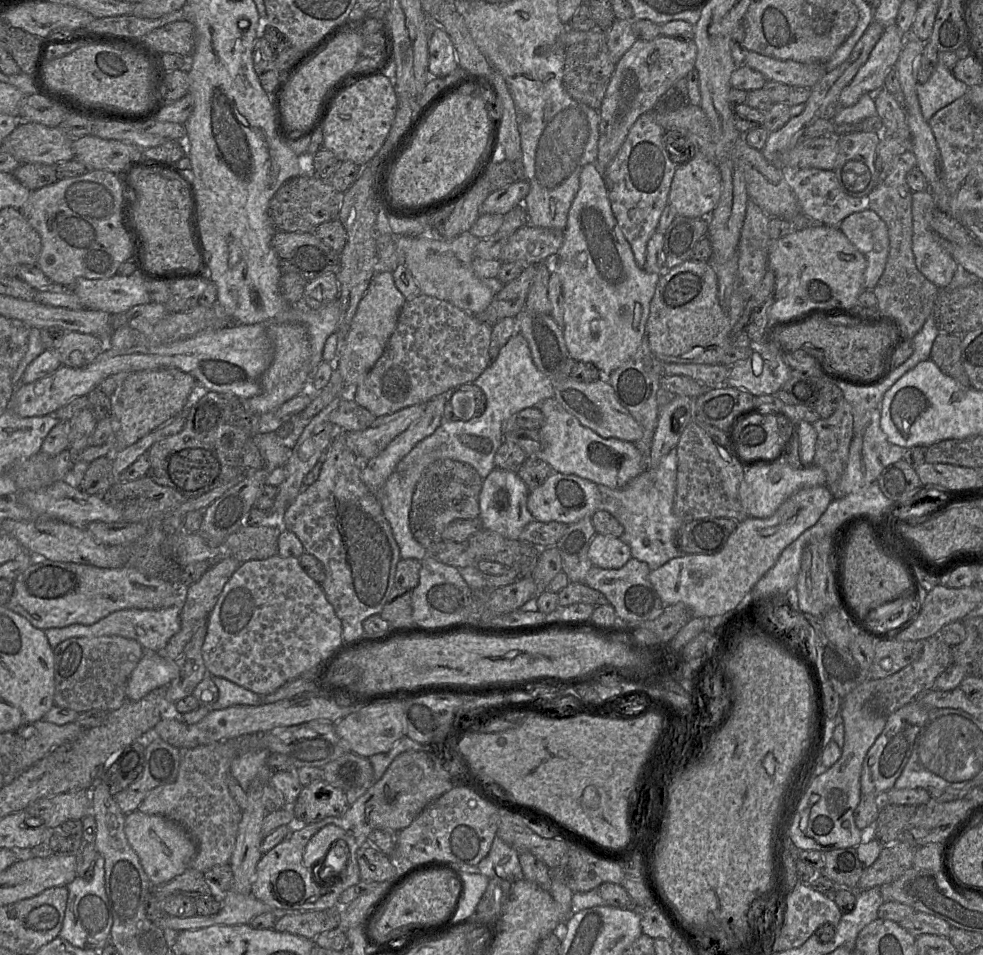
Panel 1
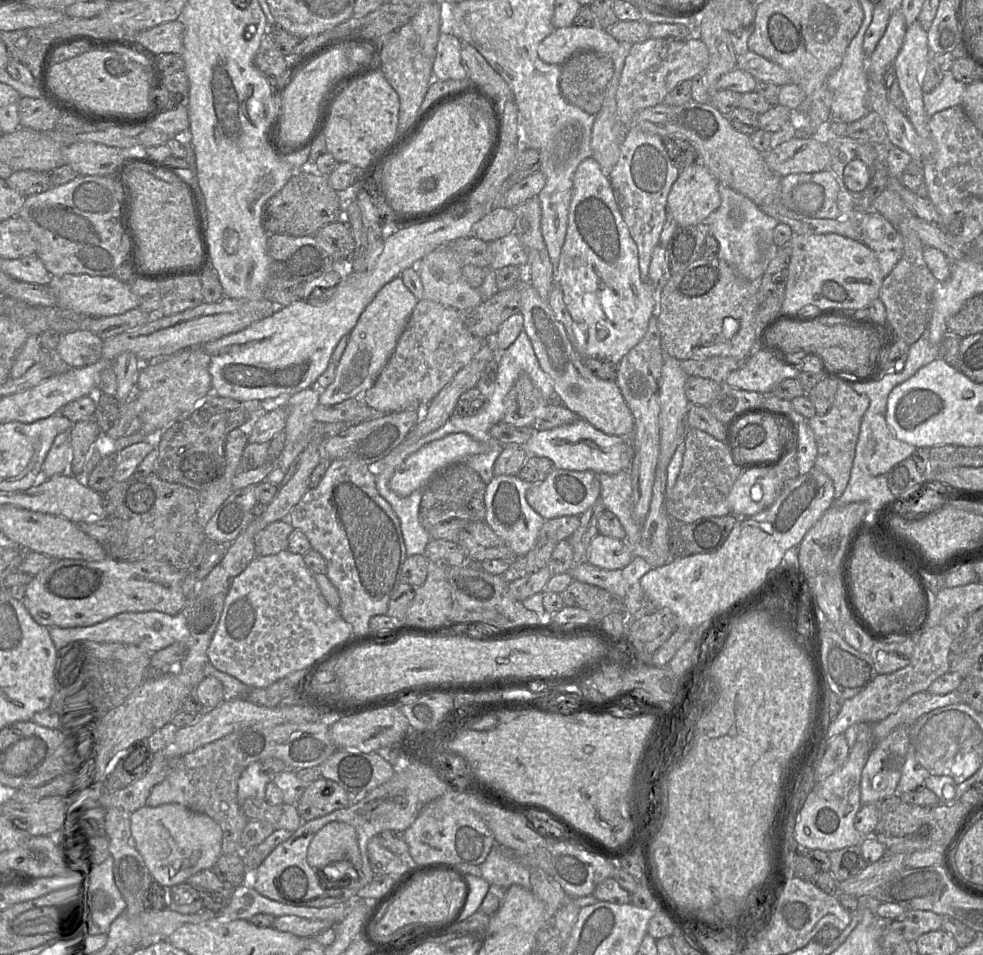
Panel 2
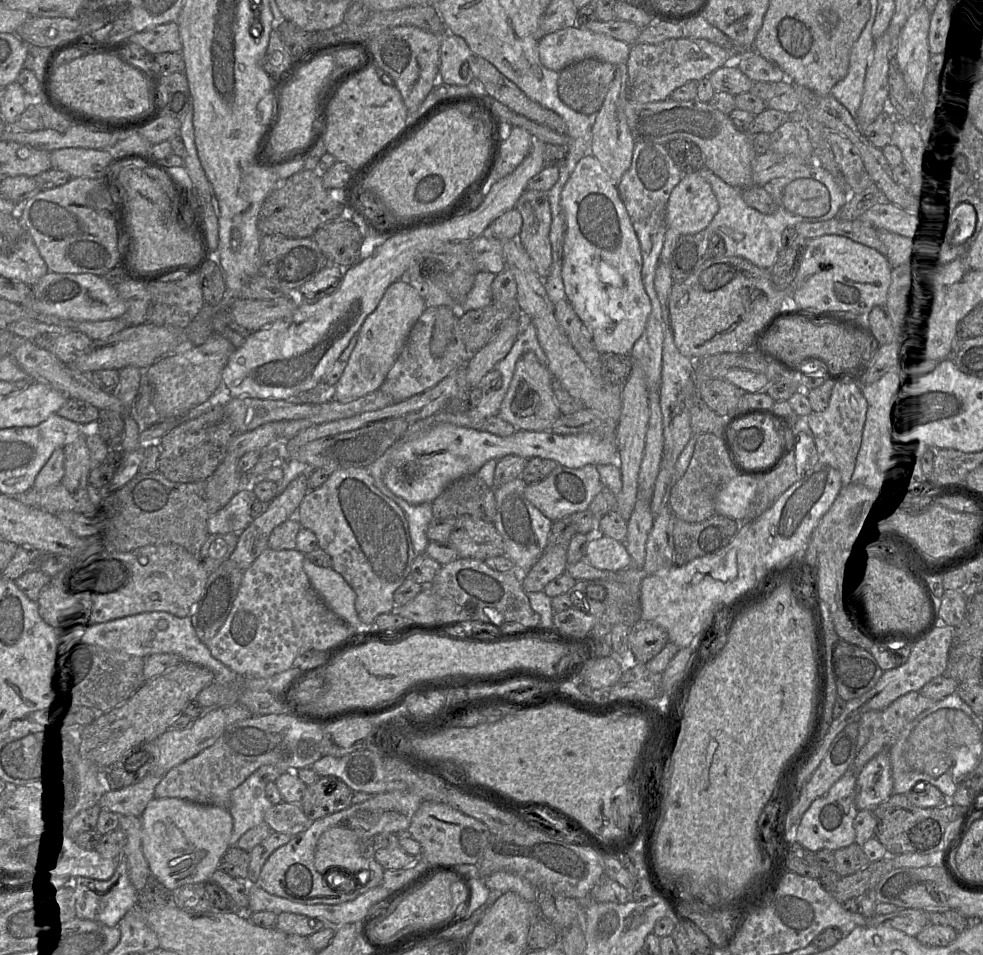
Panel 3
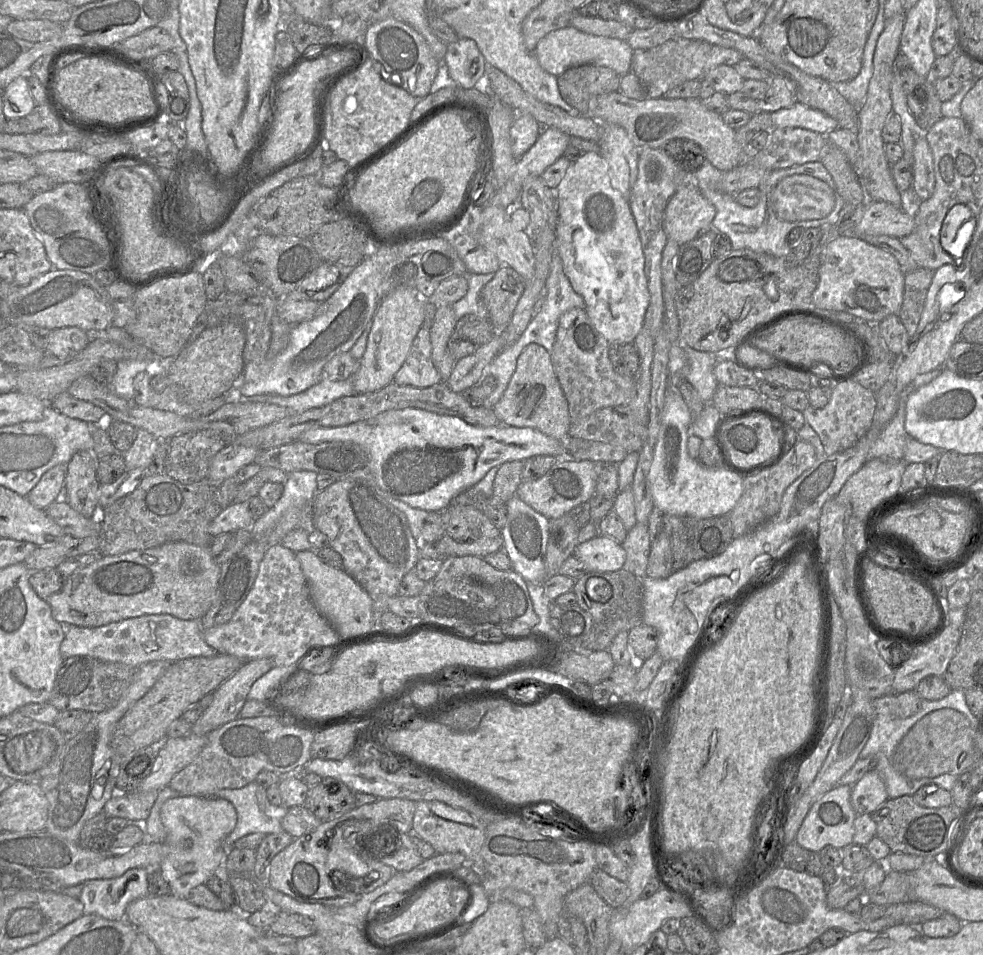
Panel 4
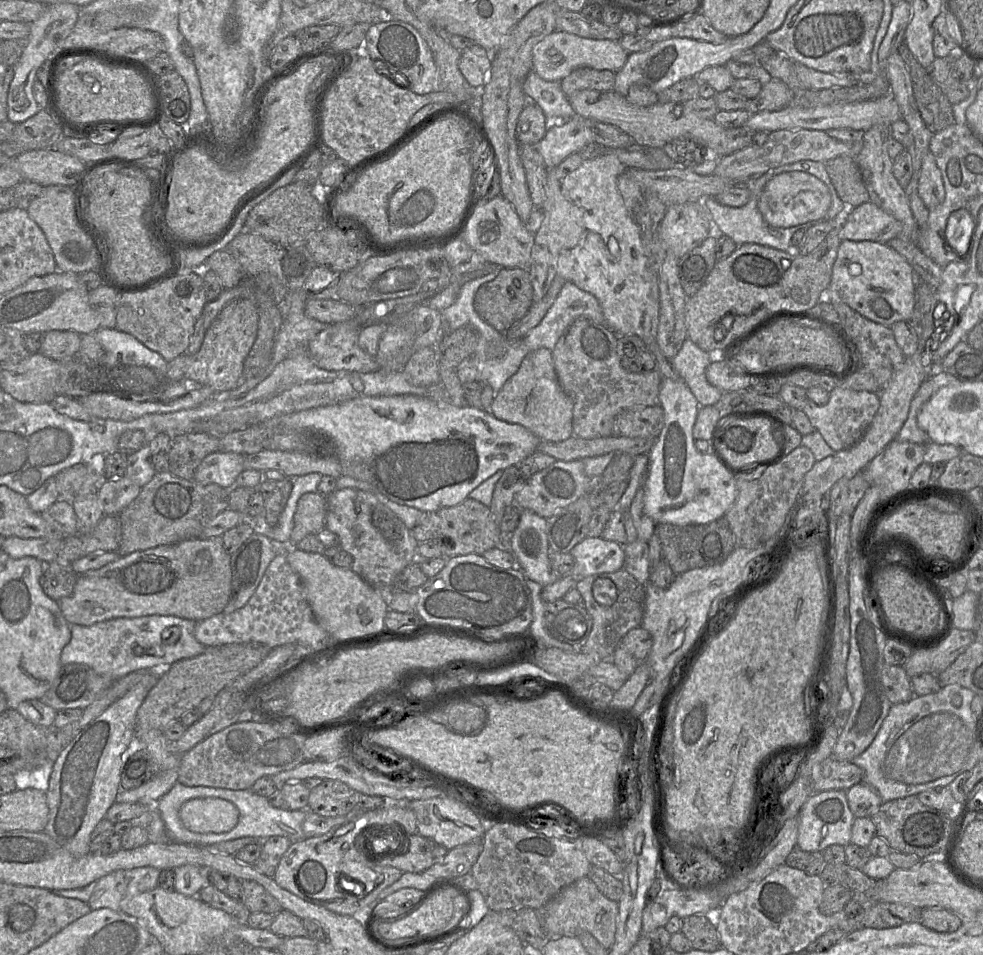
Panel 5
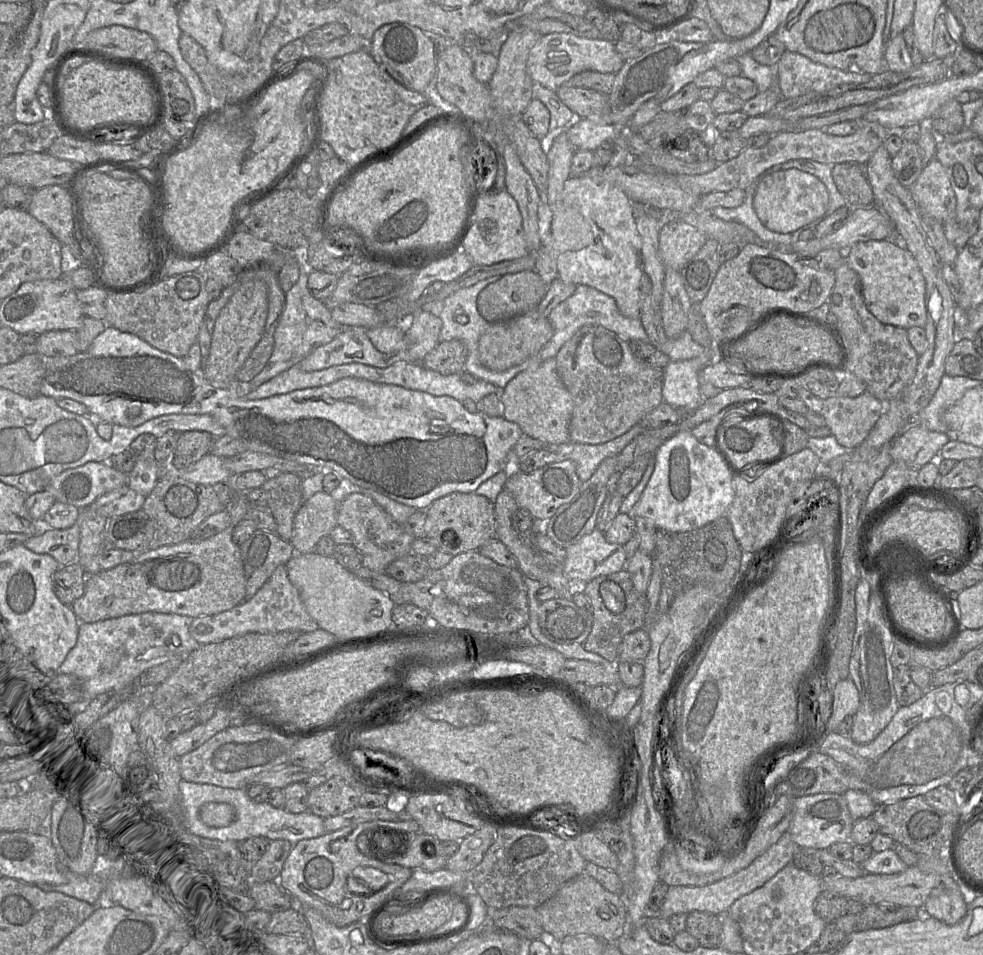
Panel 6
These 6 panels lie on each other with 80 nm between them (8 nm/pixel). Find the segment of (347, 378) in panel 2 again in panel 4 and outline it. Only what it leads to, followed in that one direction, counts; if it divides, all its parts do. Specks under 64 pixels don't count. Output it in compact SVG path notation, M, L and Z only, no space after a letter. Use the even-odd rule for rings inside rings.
M399 288L383 297L370 324L365 352L359 359L357 370L350 376L356 395L374 392L393 381L395 374L405 362L412 343L424 323L425 302L426 300L421 297L416 288Z

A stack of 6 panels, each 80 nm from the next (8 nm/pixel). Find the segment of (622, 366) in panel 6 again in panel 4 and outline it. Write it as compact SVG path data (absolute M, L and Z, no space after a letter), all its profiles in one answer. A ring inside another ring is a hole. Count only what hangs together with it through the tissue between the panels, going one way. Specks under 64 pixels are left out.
M574 308L560 317L551 358L568 402L571 423L604 408L628 405L634 397L634 378L622 377L615 372L609 359L610 347L610 343L595 328L584 309Z

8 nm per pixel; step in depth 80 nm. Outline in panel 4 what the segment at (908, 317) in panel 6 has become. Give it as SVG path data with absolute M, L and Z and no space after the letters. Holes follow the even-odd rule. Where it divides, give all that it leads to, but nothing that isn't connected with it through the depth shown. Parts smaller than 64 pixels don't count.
M839 236L822 249L819 282L812 295L812 308L842 311L867 323L879 323L890 315L898 315L903 302L905 273L889 252L857 237Z

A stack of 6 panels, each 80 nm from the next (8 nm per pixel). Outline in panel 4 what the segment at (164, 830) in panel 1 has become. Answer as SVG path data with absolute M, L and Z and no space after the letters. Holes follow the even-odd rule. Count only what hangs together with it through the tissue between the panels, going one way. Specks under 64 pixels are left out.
M180 796L168 799L160 811L166 831L163 844L171 848L158 870L169 884L171 894L186 897L190 890L205 884L223 866L227 849L223 840L237 824L237 811L226 799L216 797Z

